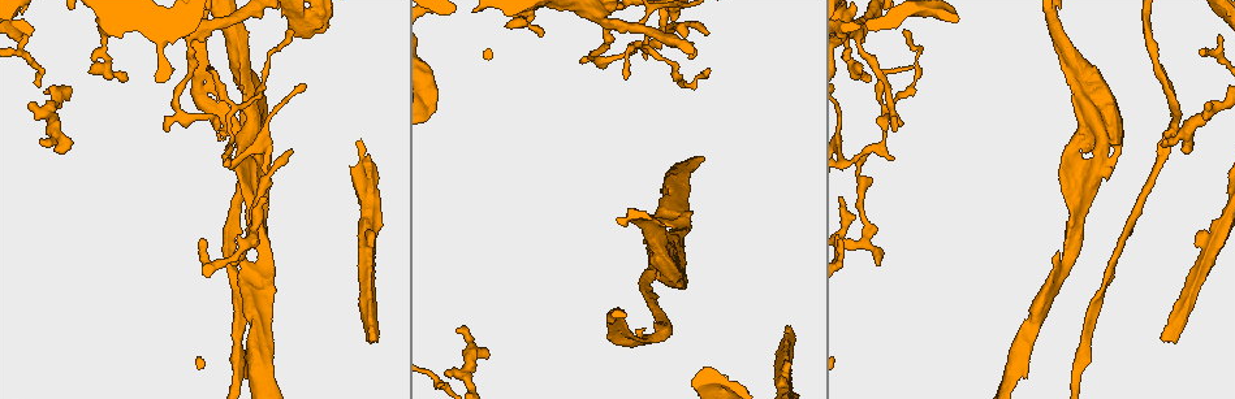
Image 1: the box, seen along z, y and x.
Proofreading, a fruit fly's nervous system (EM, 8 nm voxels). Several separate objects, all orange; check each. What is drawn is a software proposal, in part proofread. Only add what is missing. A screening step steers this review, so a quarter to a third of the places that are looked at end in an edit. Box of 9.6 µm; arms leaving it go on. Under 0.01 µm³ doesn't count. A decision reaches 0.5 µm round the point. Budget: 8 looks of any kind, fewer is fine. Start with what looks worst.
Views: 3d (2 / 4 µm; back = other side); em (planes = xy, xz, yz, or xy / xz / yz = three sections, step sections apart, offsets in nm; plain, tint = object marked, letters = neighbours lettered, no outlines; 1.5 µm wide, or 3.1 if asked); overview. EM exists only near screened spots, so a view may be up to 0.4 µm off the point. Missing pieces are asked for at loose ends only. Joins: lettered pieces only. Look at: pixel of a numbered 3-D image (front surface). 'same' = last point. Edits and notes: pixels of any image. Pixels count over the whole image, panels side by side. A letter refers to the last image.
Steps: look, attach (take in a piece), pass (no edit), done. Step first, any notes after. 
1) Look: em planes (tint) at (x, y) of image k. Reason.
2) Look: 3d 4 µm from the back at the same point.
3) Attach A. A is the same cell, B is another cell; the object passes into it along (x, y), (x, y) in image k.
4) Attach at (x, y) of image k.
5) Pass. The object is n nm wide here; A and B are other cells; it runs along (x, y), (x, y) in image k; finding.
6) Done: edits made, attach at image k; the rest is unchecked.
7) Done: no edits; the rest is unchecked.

Look: em planes (letters) at (1161, 338) of image 1. End of a long branch.

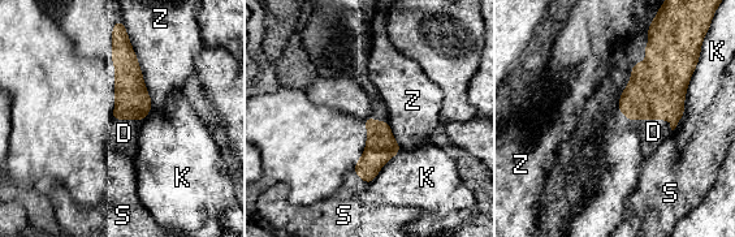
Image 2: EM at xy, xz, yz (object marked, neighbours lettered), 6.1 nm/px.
Attach D. The object is 170 nm wide here; the longest contact is with Z, 550 nm; D is the same cell, K, S and Z are other cells; the cell continues.

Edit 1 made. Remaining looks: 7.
Look: em xz step 8 (letters) at (904, 29) of image 1. Long arm stops here.

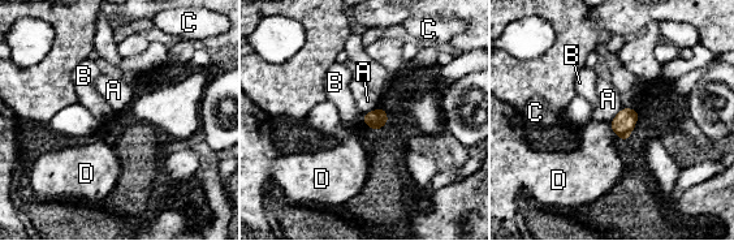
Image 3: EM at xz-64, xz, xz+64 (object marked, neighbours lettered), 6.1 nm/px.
Look: em planes (letters) at the same point. Another direction.

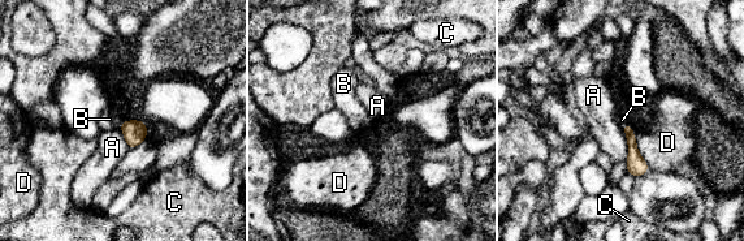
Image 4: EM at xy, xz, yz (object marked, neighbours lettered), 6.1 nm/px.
Pass. A, B, C and D are other cells; a border runs along (122, 119), (119, 125) in image 4; no lettered piece goes on from it.

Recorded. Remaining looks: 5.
Look: em yz step 8 (letters) at (681, 251) of image 1. An open end.

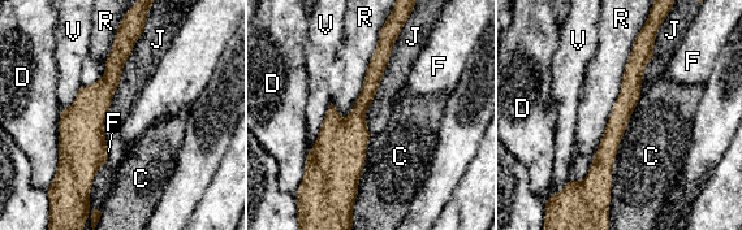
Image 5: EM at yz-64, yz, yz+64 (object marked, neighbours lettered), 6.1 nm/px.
Look: em planes (letters) at the same point. Cut it another way.

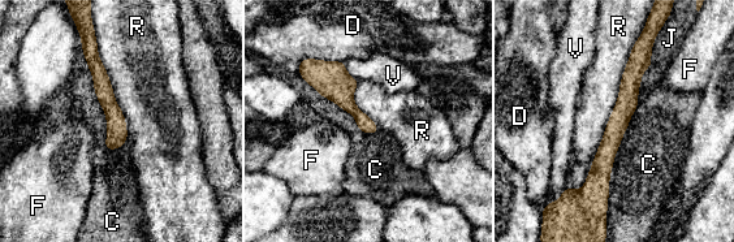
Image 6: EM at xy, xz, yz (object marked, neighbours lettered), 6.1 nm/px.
Pass. C, D, F, J, R and V are other cells; it runs along (638, 48), (601, 165), (604, 201) in image 6; none of them fits.

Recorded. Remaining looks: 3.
Done: edits made, attach at image 2; the rest is unchecked.

